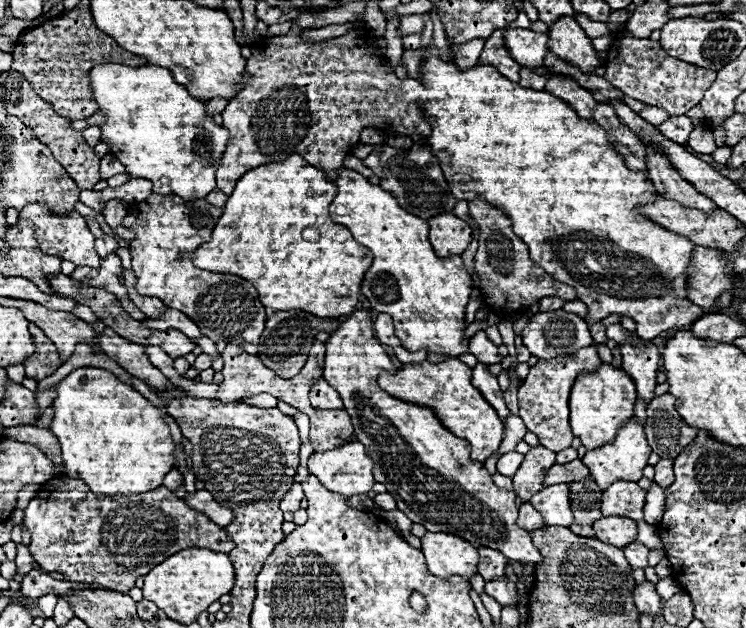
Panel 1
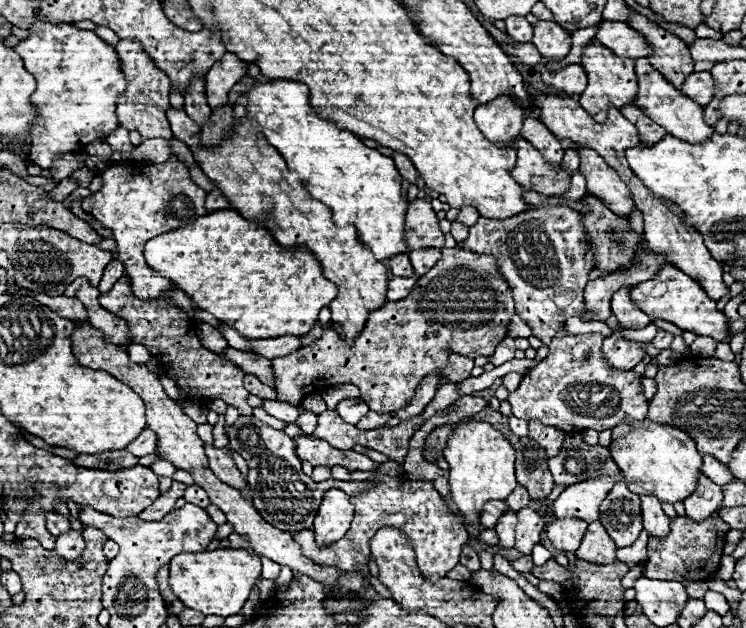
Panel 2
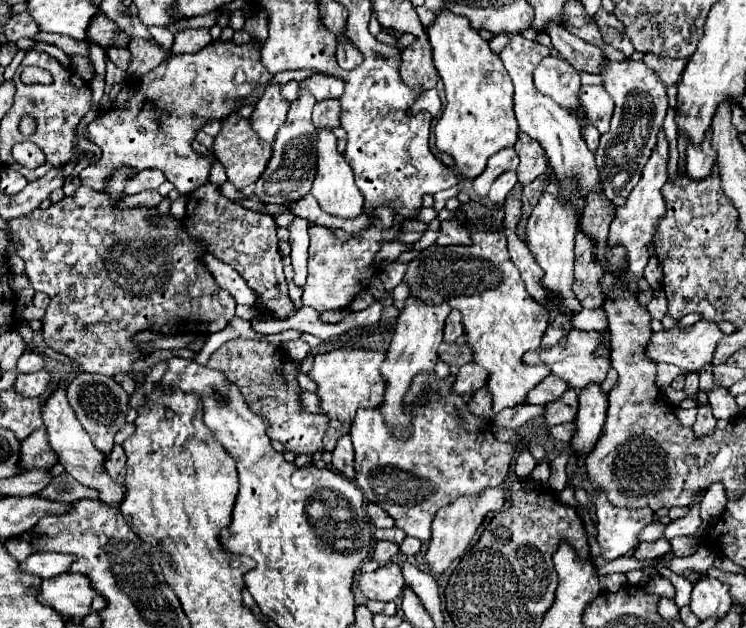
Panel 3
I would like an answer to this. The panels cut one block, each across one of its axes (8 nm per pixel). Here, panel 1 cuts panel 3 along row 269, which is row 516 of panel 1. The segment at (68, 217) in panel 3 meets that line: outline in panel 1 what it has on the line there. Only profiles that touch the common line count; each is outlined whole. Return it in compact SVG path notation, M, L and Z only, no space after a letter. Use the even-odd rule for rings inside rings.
M54 476L48 480L48 484L42 486L42 490L36 494L36 498L30 500L26 506L26 518L24 524L30 532L30 552L34 554L36 562L46 572L60 572L66 580L72 582L90 582L104 588L110 588L114 592L124 592L134 586L138 576L146 576L156 564L166 560L168 556L180 552L188 546L200 546L210 548L216 552L230 552L234 548L234 542L230 540L228 532L214 524L208 516L202 512L196 512L186 506L182 498L176 498L172 490L158 486L156 490L144 492L144 494L130 494L130 496L96 496L90 492L90 488L78 480L78 478L66 478L66 476Z

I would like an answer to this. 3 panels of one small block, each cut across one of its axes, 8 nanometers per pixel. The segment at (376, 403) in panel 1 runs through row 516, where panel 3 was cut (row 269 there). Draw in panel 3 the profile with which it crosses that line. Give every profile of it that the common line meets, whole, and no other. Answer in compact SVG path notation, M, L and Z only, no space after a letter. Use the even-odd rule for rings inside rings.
M474 232L472 234L472 246L452 246L452 248L442 248L442 246L430 246L426 248L416 260L408 262L408 272L404 276L404 280L412 286L410 294L416 296L418 300L424 302L448 302L452 308L462 312L462 322L464 322L464 330L466 330L466 338L468 344L474 348L474 362L480 364L482 368L486 368L490 372L488 378L488 388L494 396L494 404L492 410L494 414L498 414L500 410L508 408L508 406L520 406L526 404L526 394L538 386L548 374L550 368L548 366L526 366L522 362L524 352L528 350L536 350L540 348L540 340L548 328L548 312L528 296L524 282L520 278L518 268L512 264L510 256L508 256L508 242L506 242L506 234L504 232ZM468 248L472 248L470 254L464 254Z

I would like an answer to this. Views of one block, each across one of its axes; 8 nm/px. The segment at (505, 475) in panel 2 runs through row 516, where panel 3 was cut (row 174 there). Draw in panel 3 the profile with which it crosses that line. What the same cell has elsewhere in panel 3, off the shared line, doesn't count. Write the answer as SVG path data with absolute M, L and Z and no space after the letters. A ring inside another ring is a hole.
M440 10L426 28L432 44L434 68L442 78L446 108L434 128L436 148L456 160L456 168L468 176L480 176L492 154L518 140L518 124L512 112L512 80L488 42L468 24L466 16Z

